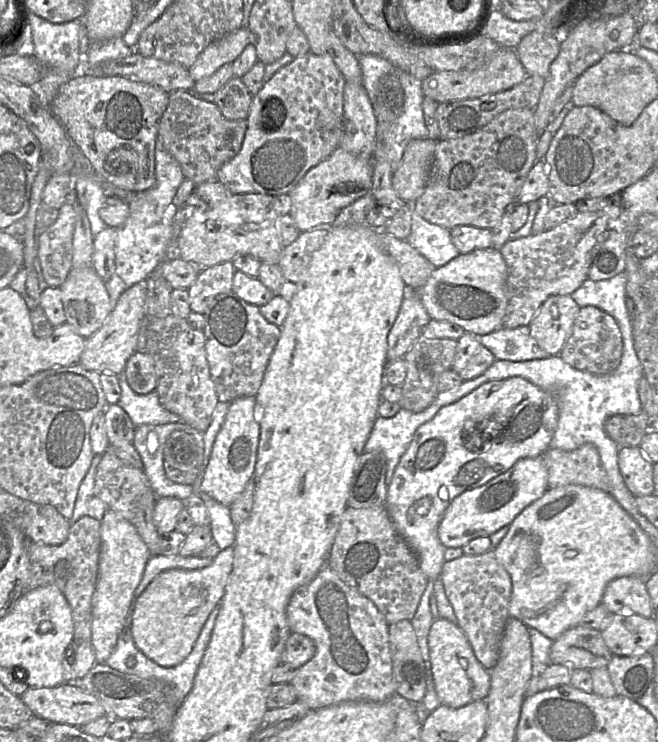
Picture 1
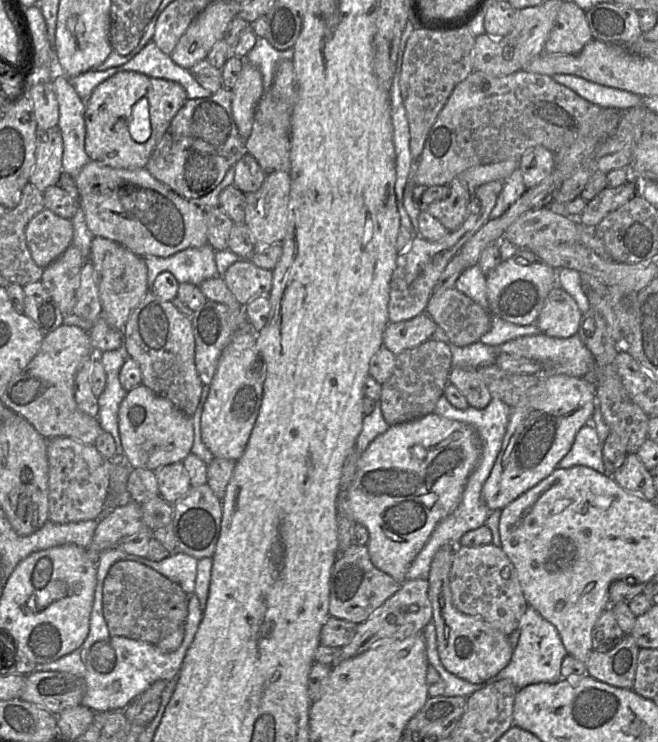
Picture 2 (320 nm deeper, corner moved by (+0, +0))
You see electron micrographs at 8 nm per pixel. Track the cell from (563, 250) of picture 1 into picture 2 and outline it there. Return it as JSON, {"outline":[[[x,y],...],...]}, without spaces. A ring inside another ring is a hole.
{"outline":[[[630,176],[630,180],[618,187],[606,187],[597,194],[582,212],[582,224],[595,228],[610,212],[616,210],[637,195],[636,180]]]}

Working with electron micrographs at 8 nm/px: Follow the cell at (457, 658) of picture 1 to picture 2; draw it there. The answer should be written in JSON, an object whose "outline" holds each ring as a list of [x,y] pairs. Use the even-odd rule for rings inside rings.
{"outline":[[[445,545],[435,554],[428,574],[428,597],[432,606],[432,621],[436,630],[437,651],[444,668],[472,684],[484,684],[494,678],[510,662],[514,649],[509,636],[483,620],[461,613],[453,604],[449,586],[456,545]]]}

